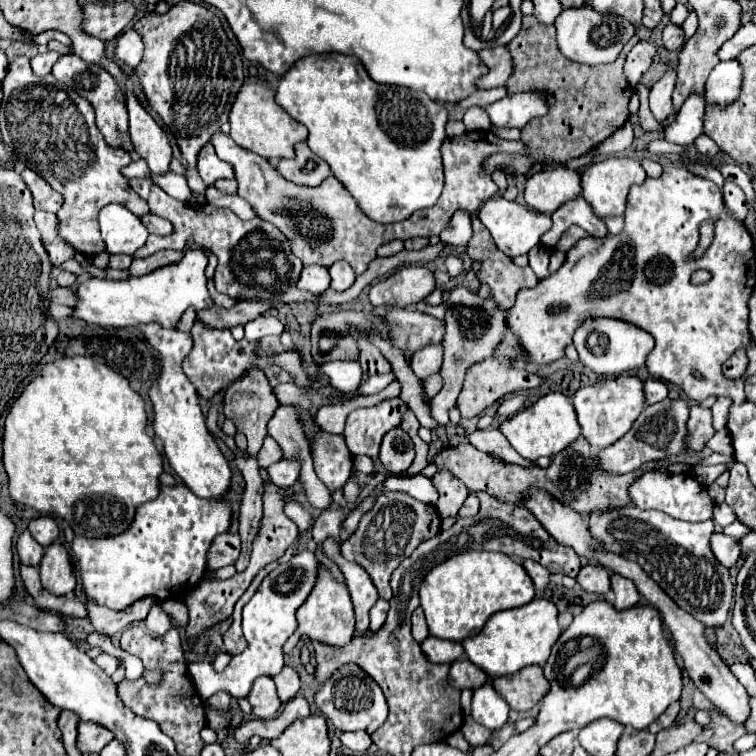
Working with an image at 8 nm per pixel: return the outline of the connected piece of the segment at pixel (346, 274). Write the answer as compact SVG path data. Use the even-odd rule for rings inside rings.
M337 261L329 267L331 273L331 289L335 291L345 291L355 283L355 271L349 267L349 263L345 261Z

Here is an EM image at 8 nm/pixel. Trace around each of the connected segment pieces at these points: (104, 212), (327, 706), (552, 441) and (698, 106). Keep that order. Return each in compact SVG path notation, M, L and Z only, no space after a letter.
M117 203L101 209L99 227L109 253L133 255L149 237L149 231L141 219Z
M347 663L339 667L317 691L315 695L315 705L321 709L325 719L333 723L335 729L339 731L367 731L373 733L377 727L381 727L387 719L387 703L383 697L381 687L375 683L371 675L365 675L361 667L355 663Z
M547 393L537 403L525 407L517 415L509 417L501 423L499 431L507 437L511 447L523 455L525 459L539 459L543 455L555 455L557 451L563 451L581 435L581 427L577 423L577 415L573 409L573 403L563 393Z
M689 95L677 113L675 121L665 127L665 141L679 145L693 145L693 141L703 135L703 113L705 99L703 95Z

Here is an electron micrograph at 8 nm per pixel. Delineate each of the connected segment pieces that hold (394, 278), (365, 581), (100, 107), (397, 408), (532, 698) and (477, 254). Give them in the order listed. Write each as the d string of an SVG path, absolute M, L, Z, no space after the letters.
M403 267L369 291L373 307L407 307L423 301L435 289L435 277L427 267Z
M327 539L323 543L323 549L325 549L325 555L329 559L333 559L341 567L341 571L343 571L343 575L347 579L347 587L349 587L351 601L355 605L355 615L357 615L355 631L357 633L369 631L369 611L375 605L375 601L379 599L377 589L373 587L373 581L369 579L369 575L367 575L367 571L363 567L343 559L343 555L339 553L333 539Z
M63 55L59 57L59 61L53 65L53 77L61 83L65 83L67 87L71 87L73 91L77 91L81 97L85 97L95 113L97 113L97 127L101 129L101 133L105 135L105 141L113 147L123 147L123 149L133 149L129 135L127 135L127 107L125 107L125 99L119 93L119 85L115 83L115 79L101 67L97 65L89 65L83 59L79 59L77 55Z
M393 397L393 399L383 399L377 405L355 409L353 413L349 413L343 431L349 451L353 455L377 457L383 435L389 429L399 427L407 411L409 405L403 399Z
M531 665L513 675L495 677L493 687L501 697L505 697L511 709L529 711L545 697L549 691L549 681L543 677L543 669L539 665Z
M475 215L471 217L471 221L473 221L473 237L467 243L467 255L471 257L473 263L481 265L481 271L477 273L477 279L491 287L491 295L493 295L493 299L497 299L497 307L511 309L517 291L523 289L523 287L535 287L539 283L539 279L531 271L531 267L519 267L505 253L497 251L497 245L493 243L489 231L485 231L485 225Z

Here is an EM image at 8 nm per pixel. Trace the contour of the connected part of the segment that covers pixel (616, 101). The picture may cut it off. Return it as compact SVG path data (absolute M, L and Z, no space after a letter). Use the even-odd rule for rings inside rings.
M533 15L523 17L521 31L507 45L513 55L513 75L507 81L509 93L541 89L549 93L551 111L543 119L533 119L521 129L521 141L529 153L495 153L483 163L483 171L491 175L501 169L507 175L527 175L533 163L547 157L565 157L565 161L581 157L611 137L629 119L627 103L633 93L629 83L623 83L623 63L631 47L639 41L637 35L629 39L621 55L607 65L581 65L565 59L555 43L555 25L543 25Z

